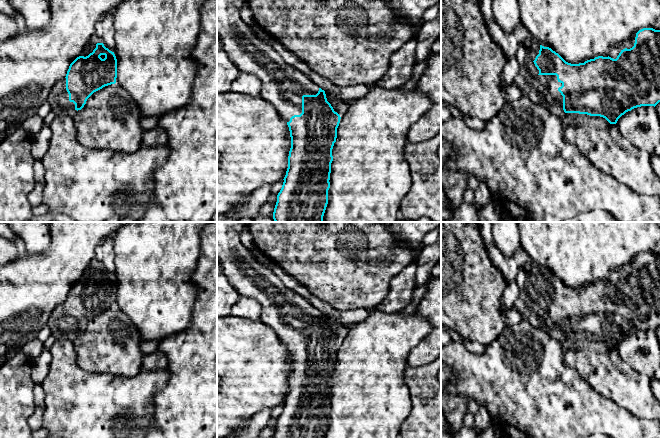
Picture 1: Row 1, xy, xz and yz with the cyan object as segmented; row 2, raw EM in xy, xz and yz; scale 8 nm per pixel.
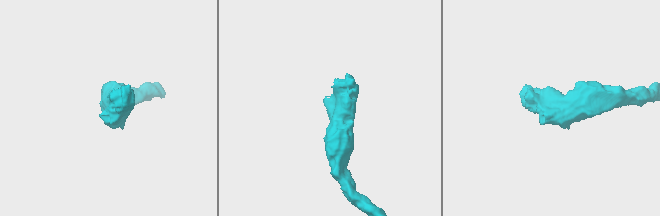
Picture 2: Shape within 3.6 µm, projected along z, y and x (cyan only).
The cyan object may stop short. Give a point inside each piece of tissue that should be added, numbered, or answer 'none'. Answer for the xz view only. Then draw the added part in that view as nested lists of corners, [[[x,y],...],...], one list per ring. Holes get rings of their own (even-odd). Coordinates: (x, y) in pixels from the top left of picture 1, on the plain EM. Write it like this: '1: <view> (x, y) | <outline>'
1: xz (282, 310) | [[[217,222],[217,261],[222,266],[222,273],[226,275],[230,283],[239,295],[256,300],[261,305],[261,321],[272,329],[280,341],[286,346],[294,339],[302,337],[302,320],[316,319],[319,311],[306,299],[287,288],[278,276],[262,265],[240,241],[240,233],[244,227],[243,222]]]

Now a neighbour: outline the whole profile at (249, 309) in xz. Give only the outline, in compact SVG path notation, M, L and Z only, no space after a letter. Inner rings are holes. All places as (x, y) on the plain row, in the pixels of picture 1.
M240 295L231 308L231 315L247 321L261 321L261 305L252 298Z

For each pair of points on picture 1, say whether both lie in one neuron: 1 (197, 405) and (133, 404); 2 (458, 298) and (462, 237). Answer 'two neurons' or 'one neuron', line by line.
1: two neurons
2: one neuron

